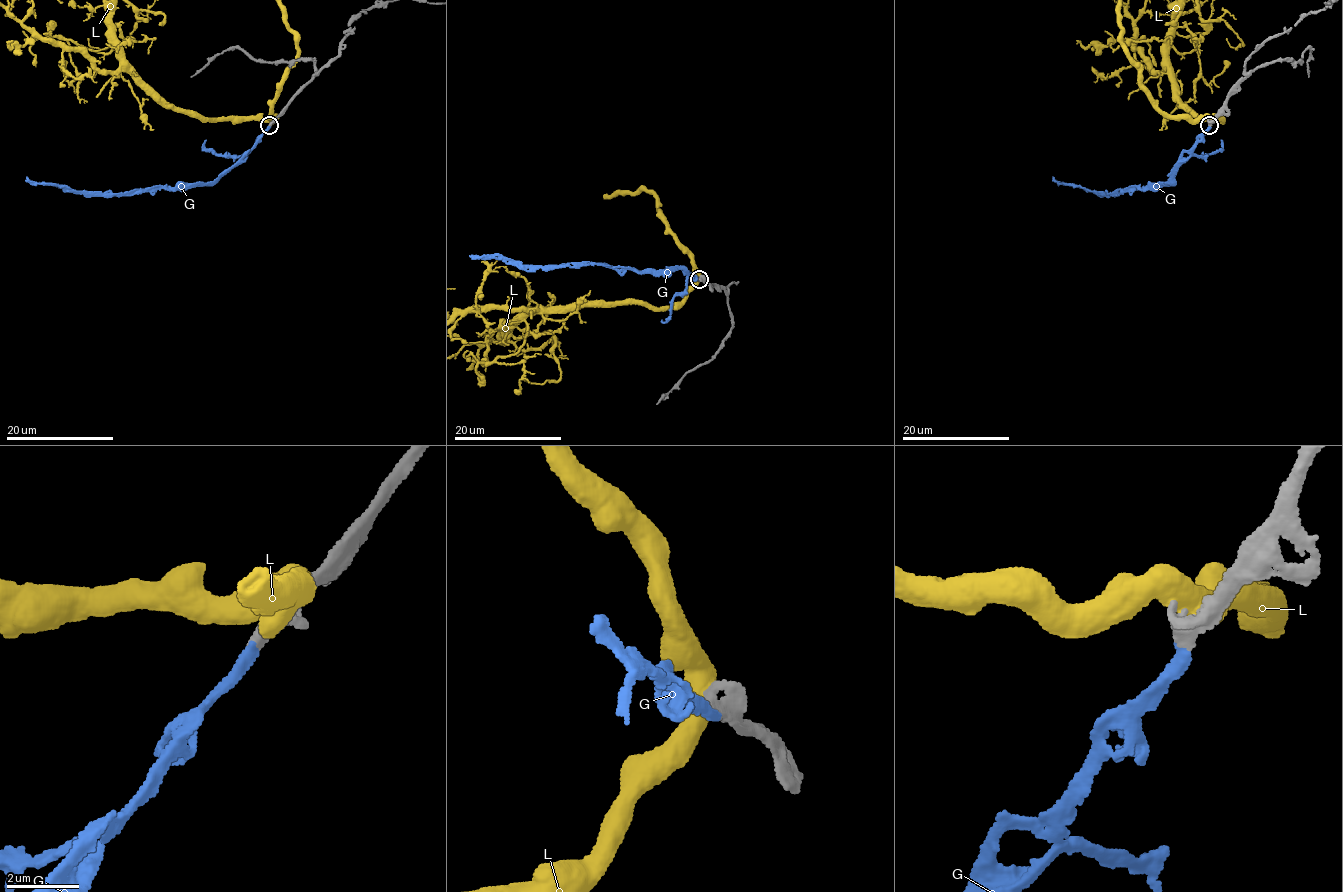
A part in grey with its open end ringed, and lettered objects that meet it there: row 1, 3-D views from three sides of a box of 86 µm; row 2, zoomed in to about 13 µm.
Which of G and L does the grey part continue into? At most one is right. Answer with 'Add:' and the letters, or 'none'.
Add: G

